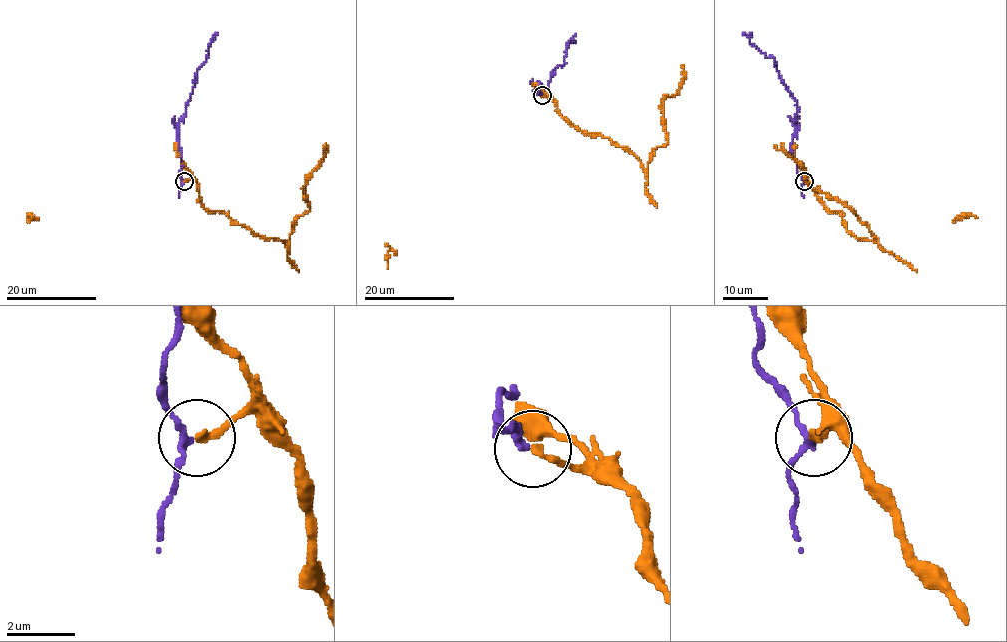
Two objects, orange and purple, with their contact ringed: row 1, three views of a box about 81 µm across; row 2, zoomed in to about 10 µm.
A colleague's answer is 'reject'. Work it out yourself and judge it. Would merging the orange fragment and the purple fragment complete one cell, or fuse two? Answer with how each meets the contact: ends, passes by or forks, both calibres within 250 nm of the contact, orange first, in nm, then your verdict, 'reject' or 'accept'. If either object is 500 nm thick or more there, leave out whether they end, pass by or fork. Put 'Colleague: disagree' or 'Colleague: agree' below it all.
orange ends there; purple passes by; 220 nm thick on the orange side, 160 nm on the other; reject
Colleague: agree

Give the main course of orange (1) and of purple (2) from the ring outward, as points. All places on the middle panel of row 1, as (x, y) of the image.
1: (542, 95), (579, 129), (625, 147), (645, 170), (650, 155), (667, 142), (662, 101), (678, 90), (682, 64)
2: (542, 95), (537, 81), (535, 86), (546, 87), (555, 68), (563, 64), (567, 43), (576, 34)

